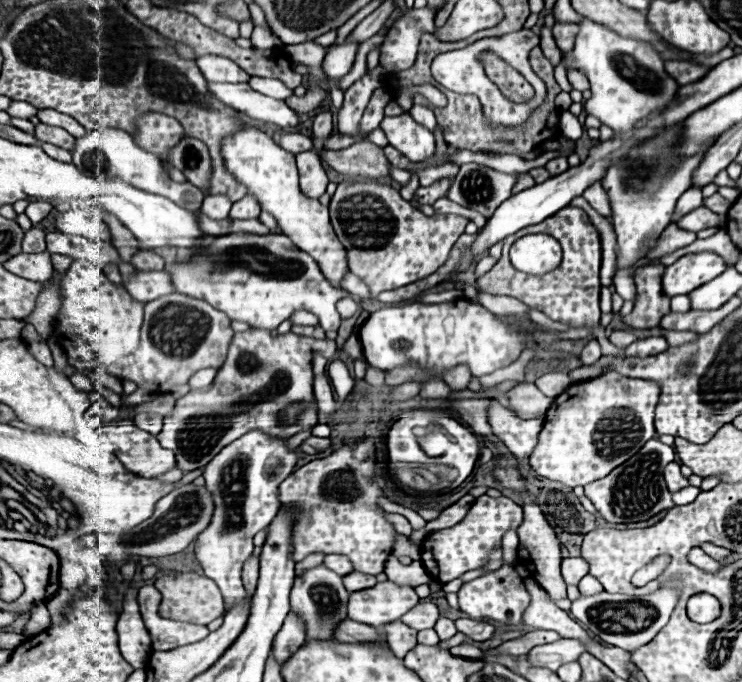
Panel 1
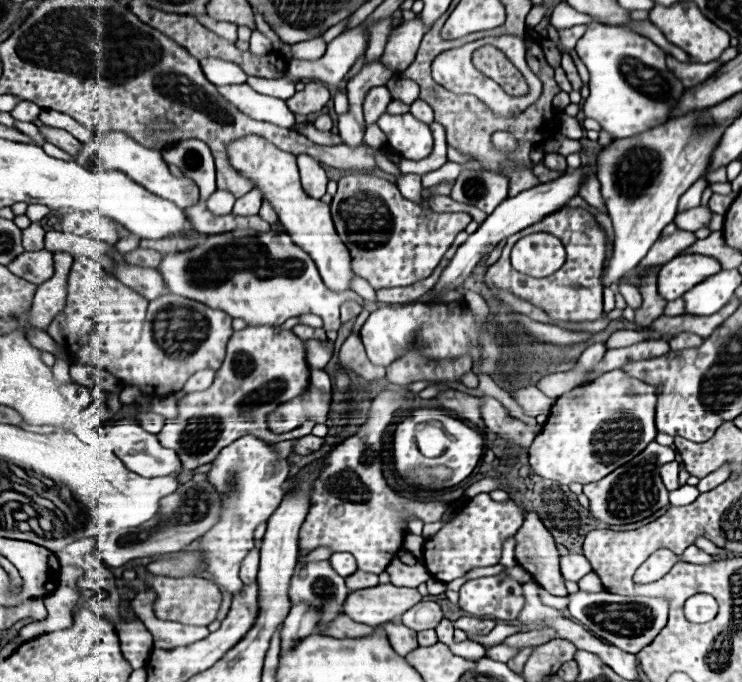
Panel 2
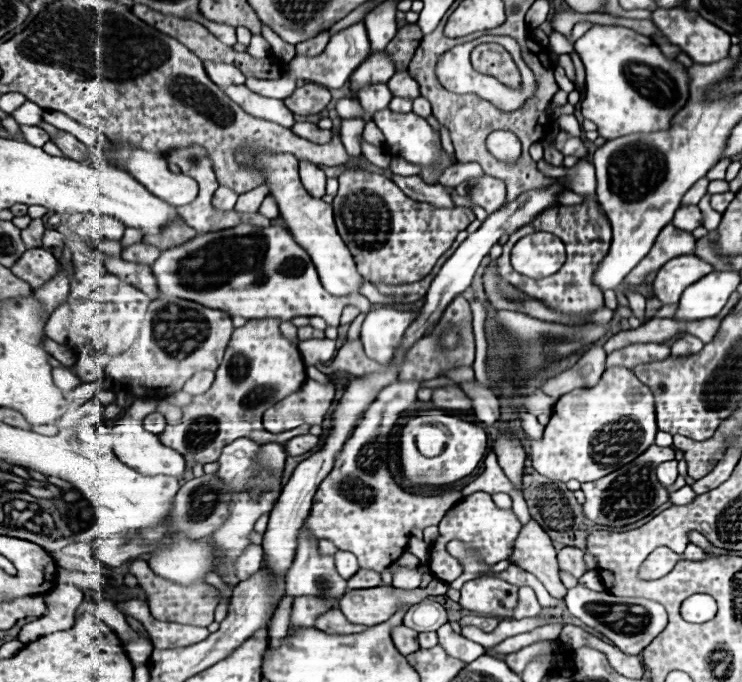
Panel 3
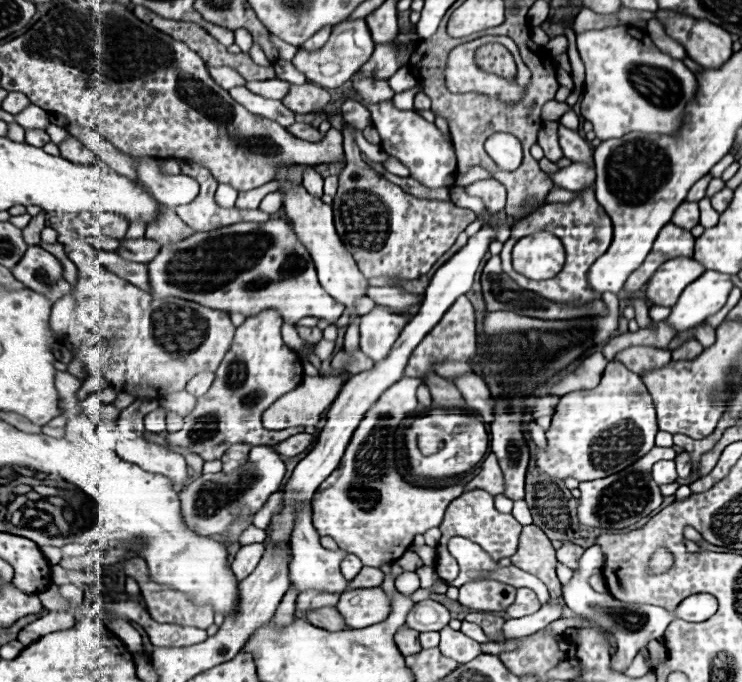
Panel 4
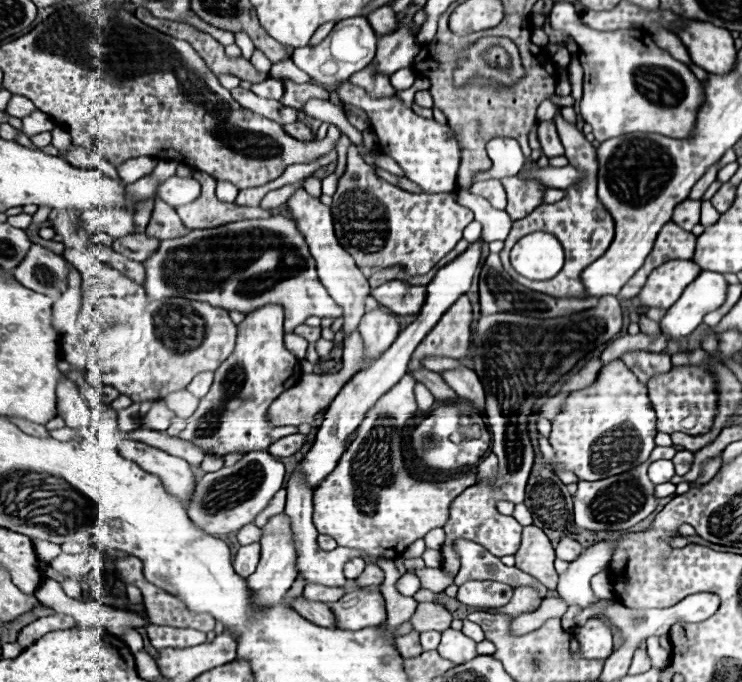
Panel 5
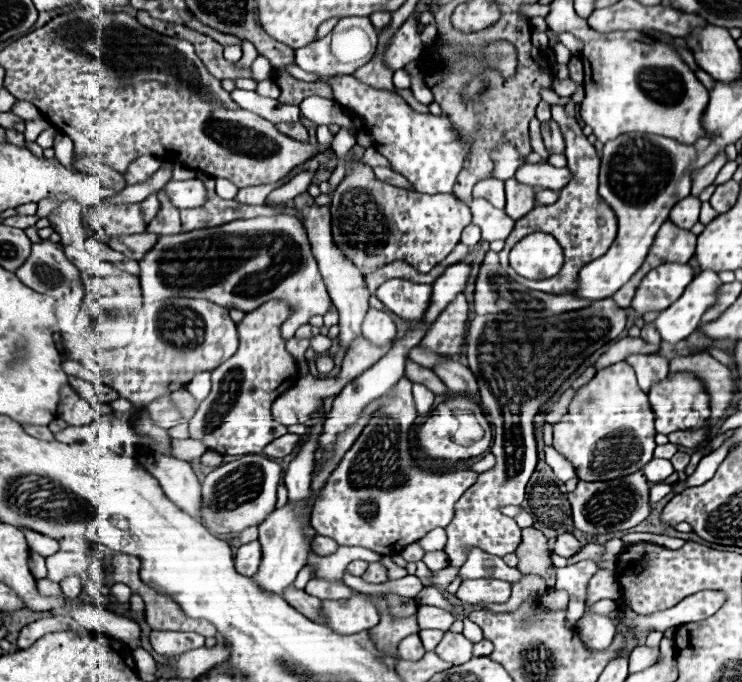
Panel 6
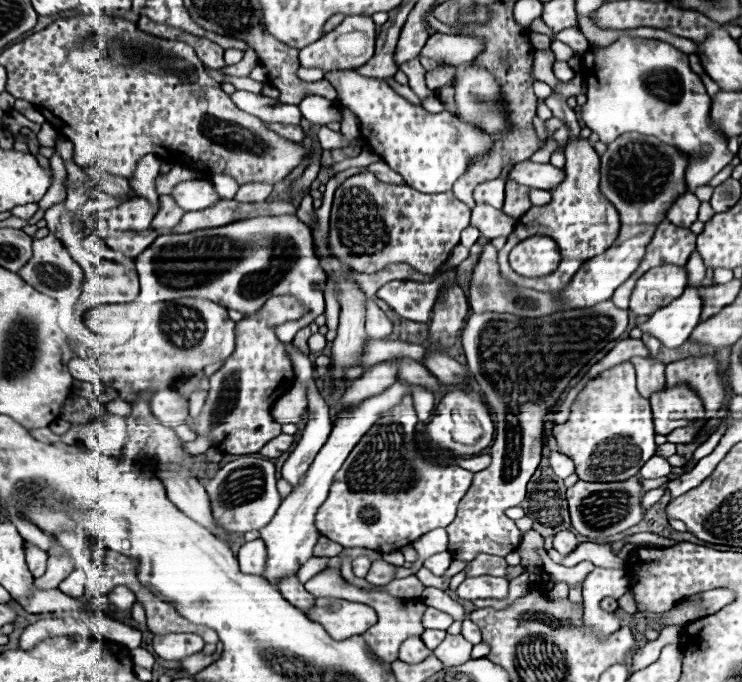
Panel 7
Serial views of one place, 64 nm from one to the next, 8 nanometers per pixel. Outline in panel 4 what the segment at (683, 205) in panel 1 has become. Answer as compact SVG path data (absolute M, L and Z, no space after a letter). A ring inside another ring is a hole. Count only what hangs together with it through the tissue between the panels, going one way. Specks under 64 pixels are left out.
M704 176L702 178L702 182L696 182L692 188L690 188L690 192L688 192L688 196L686 196L686 202L698 202L698 200L702 200L704 196L706 196L706 188L708 188L708 182L712 180L712 176Z

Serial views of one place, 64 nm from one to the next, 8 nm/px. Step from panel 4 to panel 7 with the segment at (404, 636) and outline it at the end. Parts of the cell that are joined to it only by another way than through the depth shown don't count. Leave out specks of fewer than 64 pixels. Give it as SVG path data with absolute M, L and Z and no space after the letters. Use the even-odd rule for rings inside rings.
M412 636L412 638L404 640L404 644L400 646L400 660L408 662L408 664L418 664L428 654L430 654L430 650L424 648L424 642L420 640L420 636Z

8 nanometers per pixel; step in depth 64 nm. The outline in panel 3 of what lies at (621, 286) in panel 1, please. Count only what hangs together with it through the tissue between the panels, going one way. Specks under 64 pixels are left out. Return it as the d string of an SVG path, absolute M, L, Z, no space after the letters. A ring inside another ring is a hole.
M624 290L624 294L626 294L626 298L628 298L628 302L630 302L630 308L632 308L632 312L634 312L634 316L642 322L644 320L644 308L646 308L646 298L642 296L642 294L638 294L638 292L634 292L634 290Z

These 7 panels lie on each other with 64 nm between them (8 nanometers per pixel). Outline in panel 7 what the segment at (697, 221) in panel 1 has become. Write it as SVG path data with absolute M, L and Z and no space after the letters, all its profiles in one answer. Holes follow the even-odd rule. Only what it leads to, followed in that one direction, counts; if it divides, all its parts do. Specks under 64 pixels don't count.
M686 192L684 196L680 196L672 208L668 210L668 220L676 226L684 226L684 228L690 228L692 222L696 222L698 218L698 208L700 208L700 200L692 194L692 192Z

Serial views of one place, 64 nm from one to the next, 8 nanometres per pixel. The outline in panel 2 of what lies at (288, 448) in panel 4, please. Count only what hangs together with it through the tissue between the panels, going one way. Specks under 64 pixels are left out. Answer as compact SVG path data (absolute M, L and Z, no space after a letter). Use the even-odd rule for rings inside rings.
M308 434L308 436L302 436L300 440L296 440L294 452L296 452L296 454L310 454L310 452L320 450L322 444L324 444L324 438L318 438L318 436Z

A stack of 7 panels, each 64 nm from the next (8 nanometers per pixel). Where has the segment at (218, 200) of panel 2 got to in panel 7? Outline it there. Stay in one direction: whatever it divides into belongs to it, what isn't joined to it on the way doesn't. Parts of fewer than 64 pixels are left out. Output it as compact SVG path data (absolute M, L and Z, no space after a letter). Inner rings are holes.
M214 174L214 176L212 176L212 184L214 184L216 192L218 192L222 198L226 198L226 200L230 200L232 196L236 196L236 192L238 192L236 180L230 178L230 176L224 176L224 174Z

